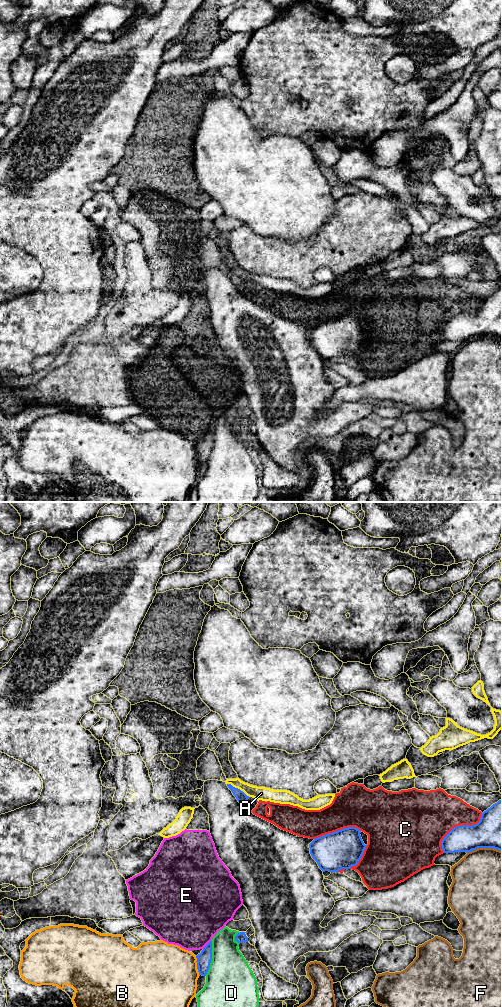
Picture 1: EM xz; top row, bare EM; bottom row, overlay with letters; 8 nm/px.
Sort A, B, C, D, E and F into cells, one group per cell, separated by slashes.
A / B / C / D / E / F

